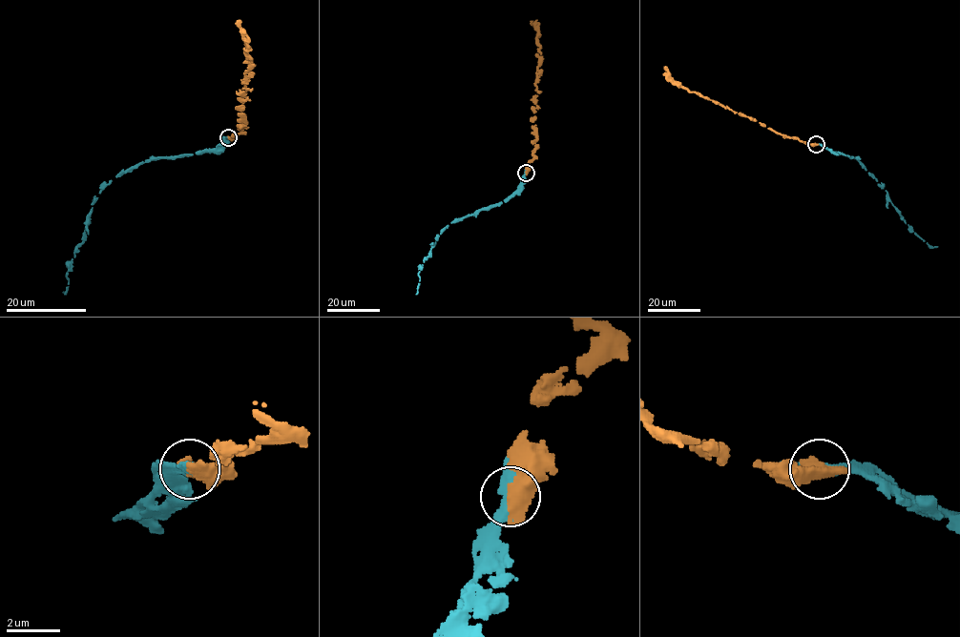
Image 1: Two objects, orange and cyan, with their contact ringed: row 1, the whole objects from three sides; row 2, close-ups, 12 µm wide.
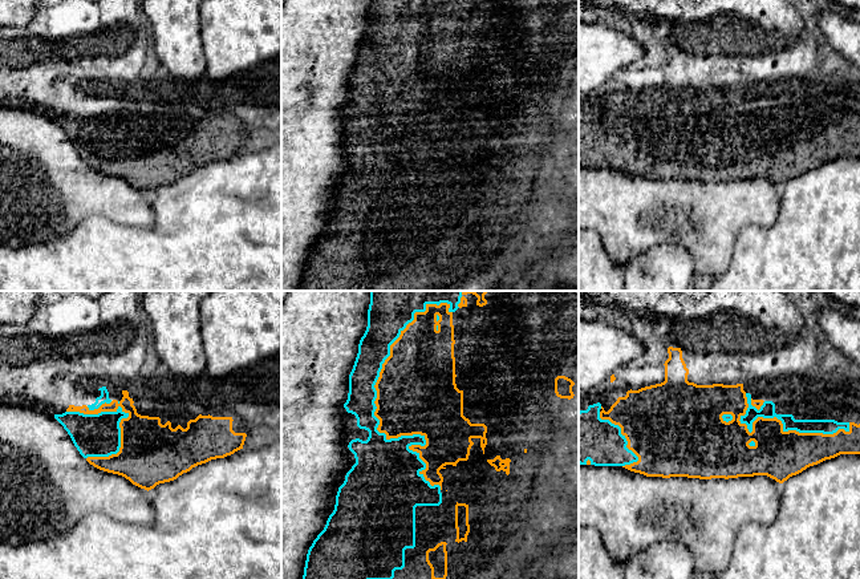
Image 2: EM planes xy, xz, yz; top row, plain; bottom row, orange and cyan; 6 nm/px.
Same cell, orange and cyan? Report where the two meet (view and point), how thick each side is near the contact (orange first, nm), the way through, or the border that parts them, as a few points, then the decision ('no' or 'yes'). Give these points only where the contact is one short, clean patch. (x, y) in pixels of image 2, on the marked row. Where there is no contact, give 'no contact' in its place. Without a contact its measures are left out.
xz (374, 414) | 440/240 nm | yes

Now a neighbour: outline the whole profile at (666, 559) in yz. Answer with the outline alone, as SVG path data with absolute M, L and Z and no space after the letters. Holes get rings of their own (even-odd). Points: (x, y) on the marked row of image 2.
M660 542L633 554L622 564L624 579L693 579L694 559L677 542Z

